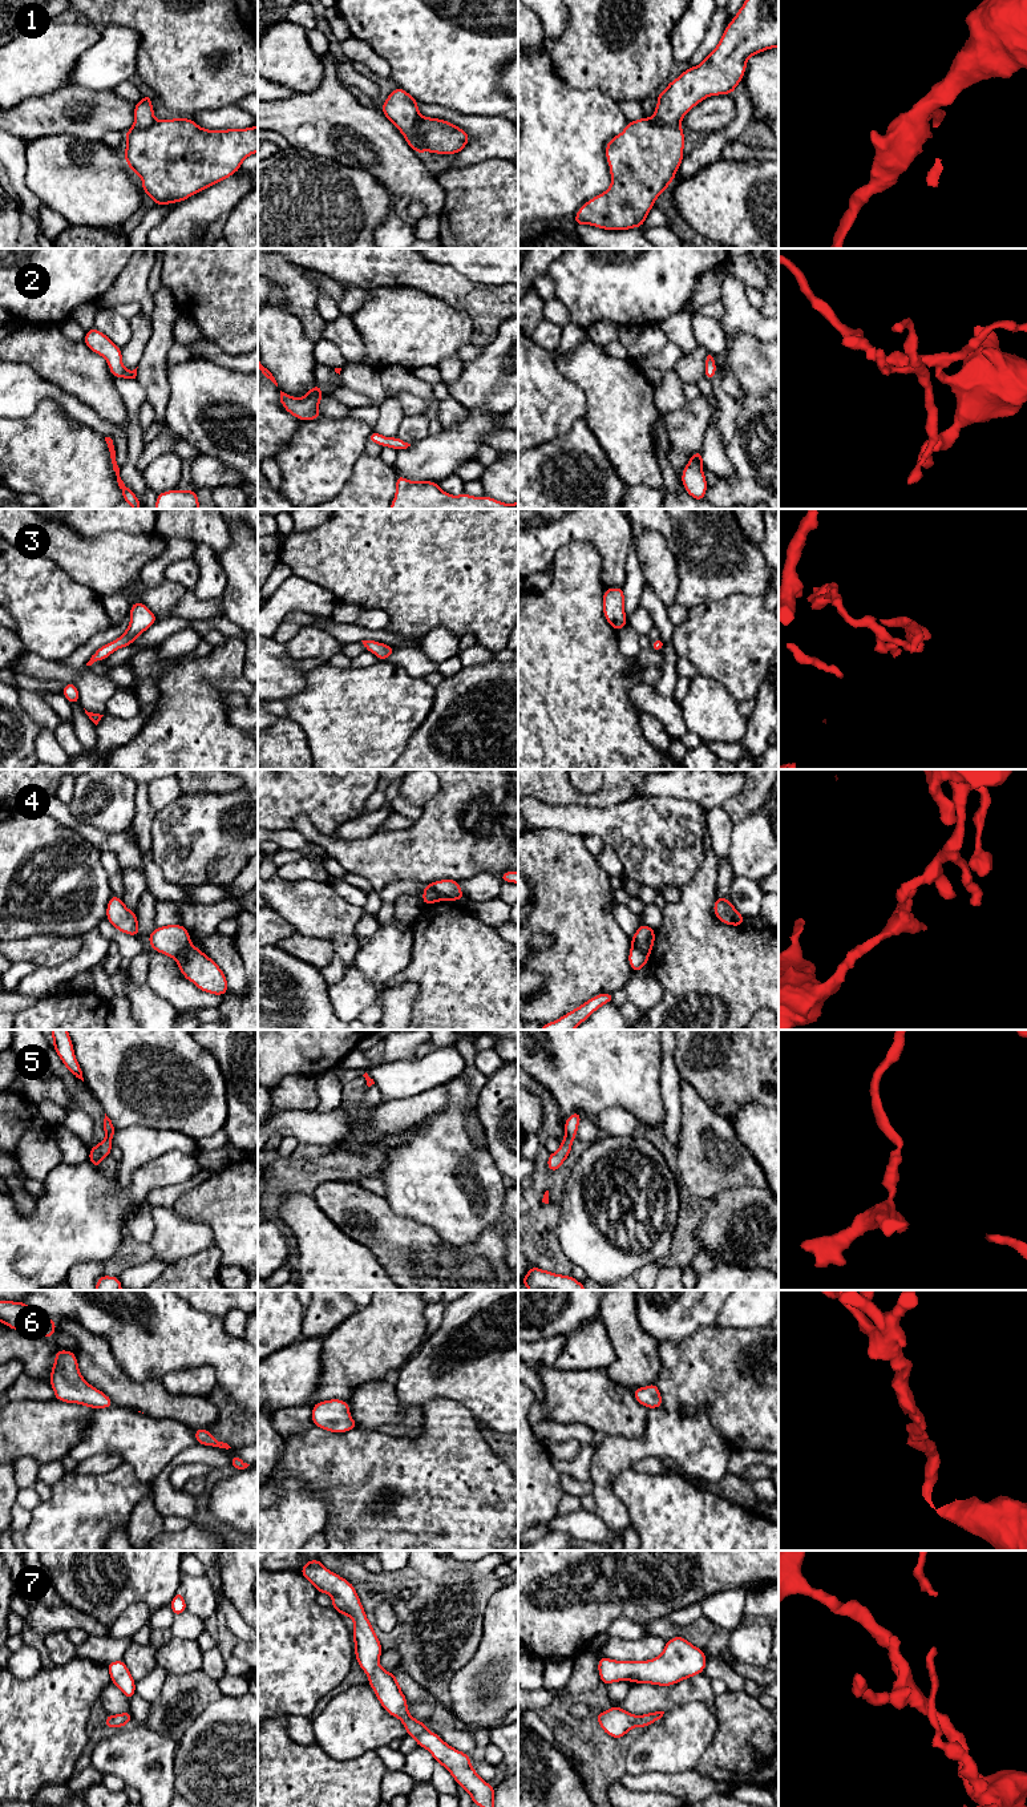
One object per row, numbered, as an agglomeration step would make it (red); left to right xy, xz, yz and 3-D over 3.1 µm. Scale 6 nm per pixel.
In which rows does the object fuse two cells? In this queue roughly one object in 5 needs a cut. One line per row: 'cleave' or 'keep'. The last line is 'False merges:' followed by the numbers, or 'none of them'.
1: keep
2: keep
3: keep
4: cleave
5: keep
6: keep
7: keep
False merges: 4

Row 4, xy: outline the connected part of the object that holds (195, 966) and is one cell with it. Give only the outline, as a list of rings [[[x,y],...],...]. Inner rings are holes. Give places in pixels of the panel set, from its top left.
[[[194,945],[181,951],[174,959],[182,975],[201,991],[219,997],[229,991],[225,973],[210,957]]]

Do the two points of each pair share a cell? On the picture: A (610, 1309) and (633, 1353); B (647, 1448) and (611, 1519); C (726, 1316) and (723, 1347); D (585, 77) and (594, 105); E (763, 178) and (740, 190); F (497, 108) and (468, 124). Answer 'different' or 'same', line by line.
A: same
B: same
C: different
D: different
E: same
F: different

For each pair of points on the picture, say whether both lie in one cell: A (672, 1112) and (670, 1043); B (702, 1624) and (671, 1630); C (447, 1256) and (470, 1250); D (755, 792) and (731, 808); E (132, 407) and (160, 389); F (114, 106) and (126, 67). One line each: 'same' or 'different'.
A: same
B: same
C: same
D: same
E: different
F: different

